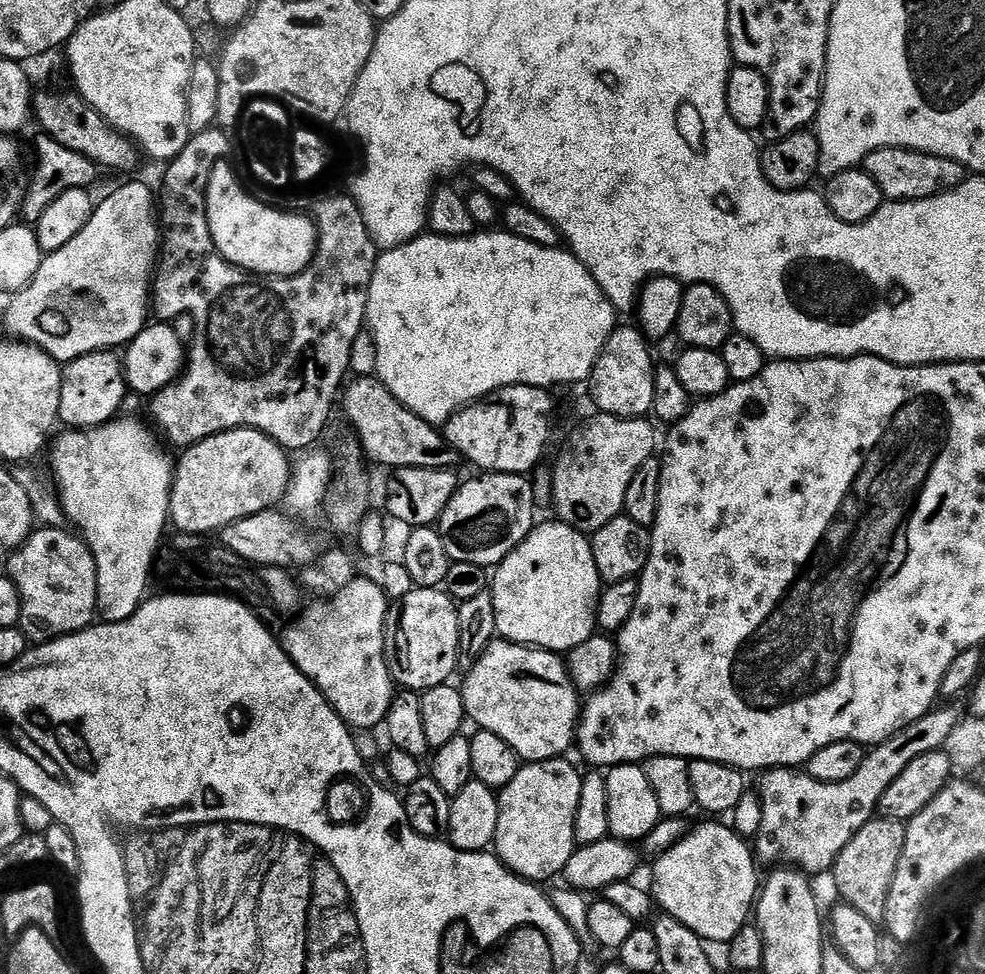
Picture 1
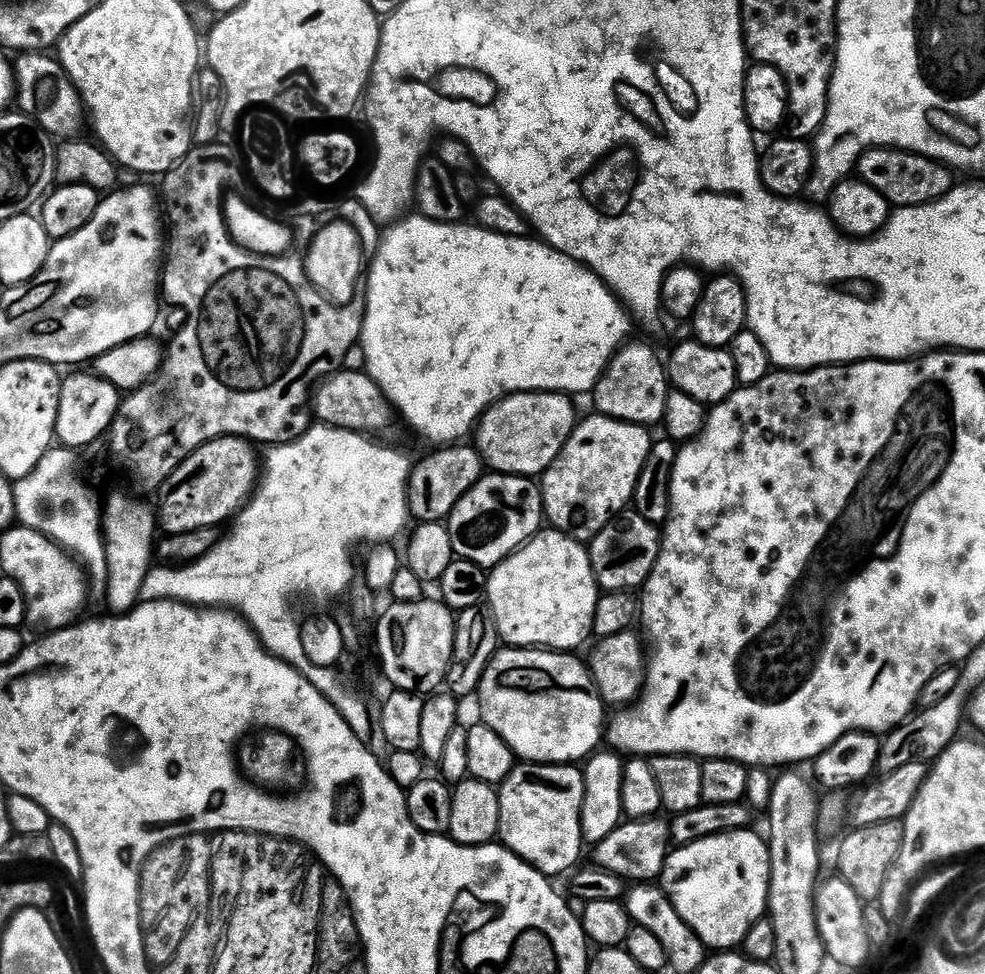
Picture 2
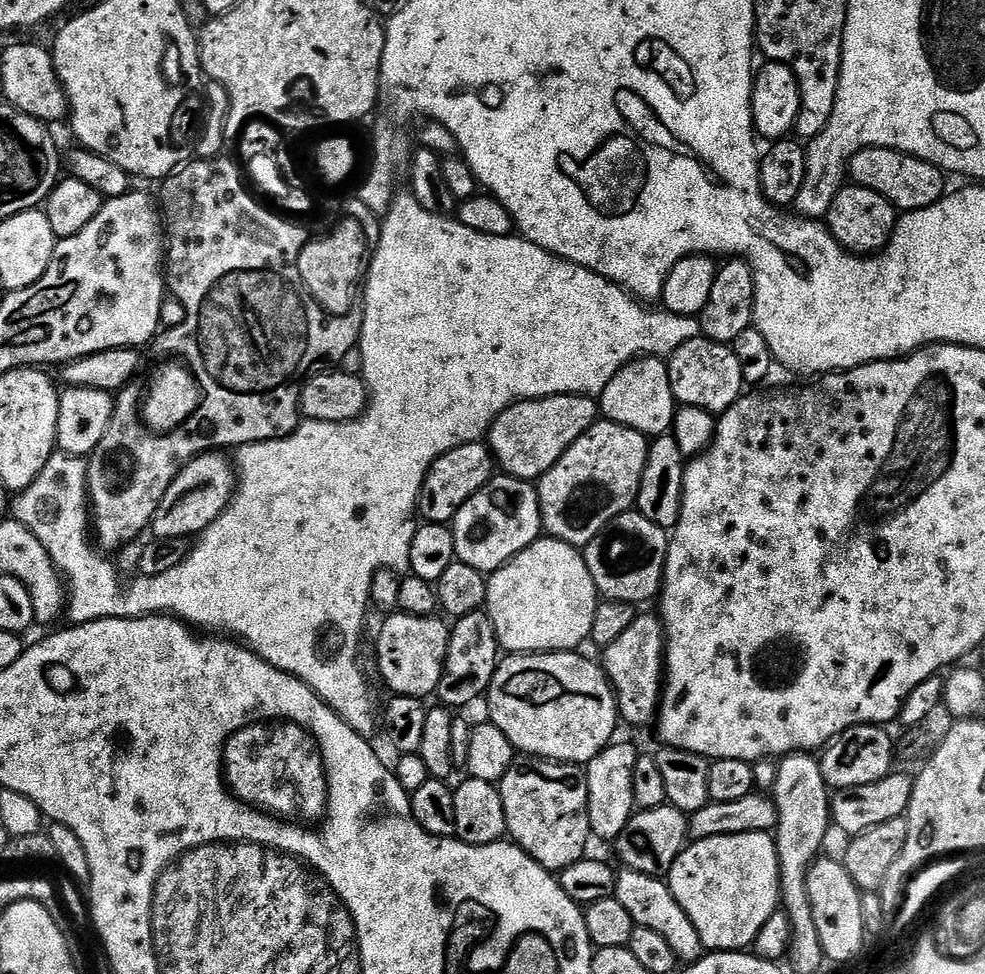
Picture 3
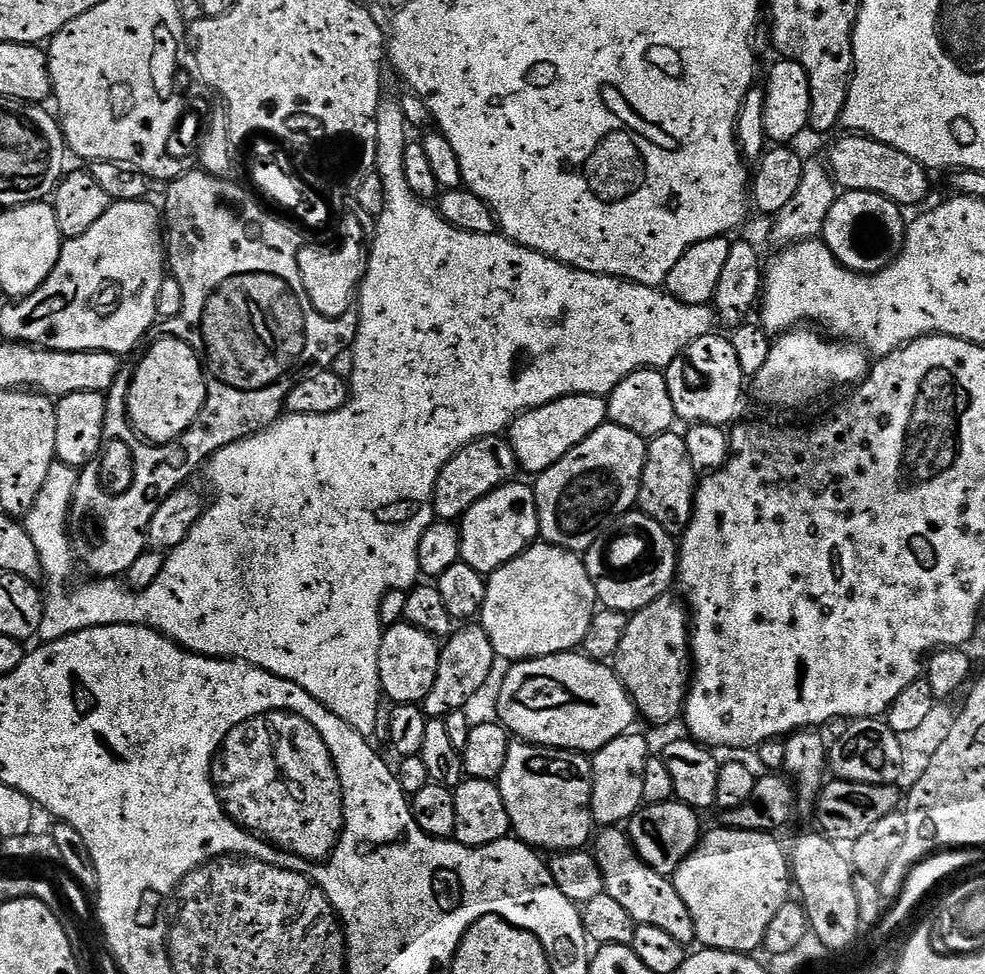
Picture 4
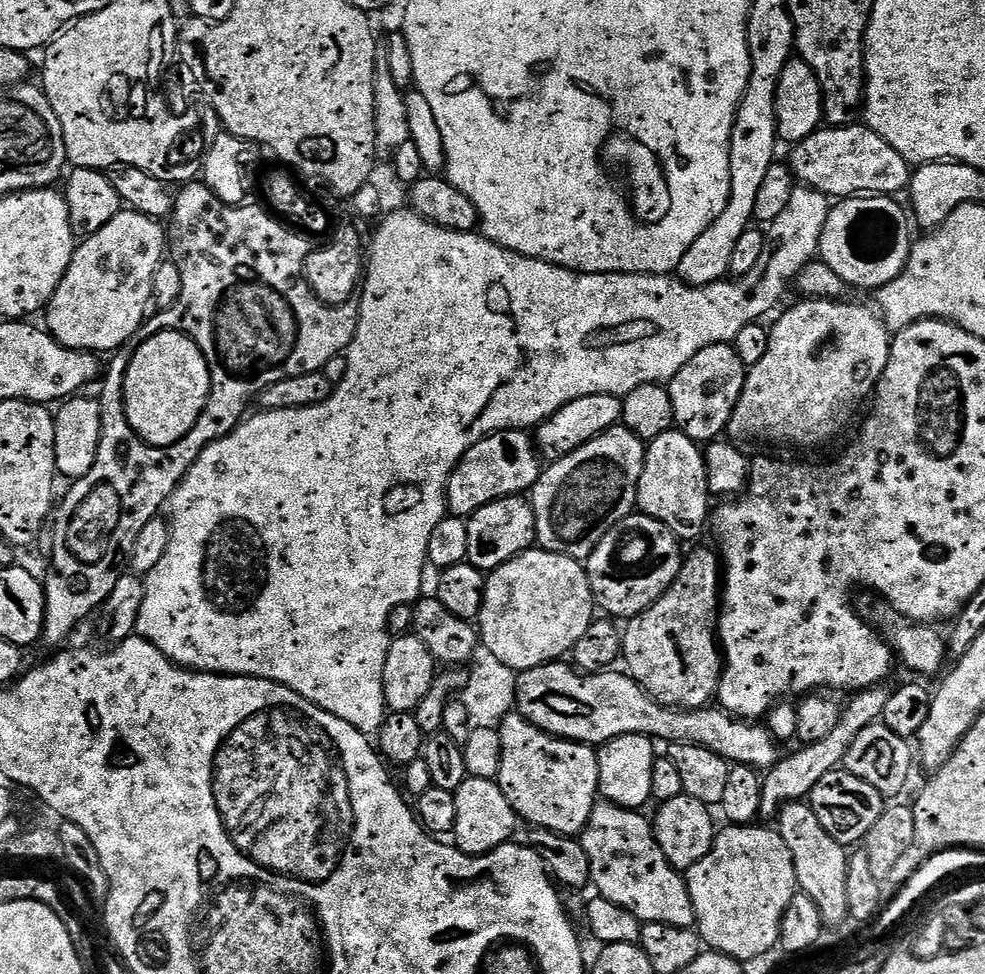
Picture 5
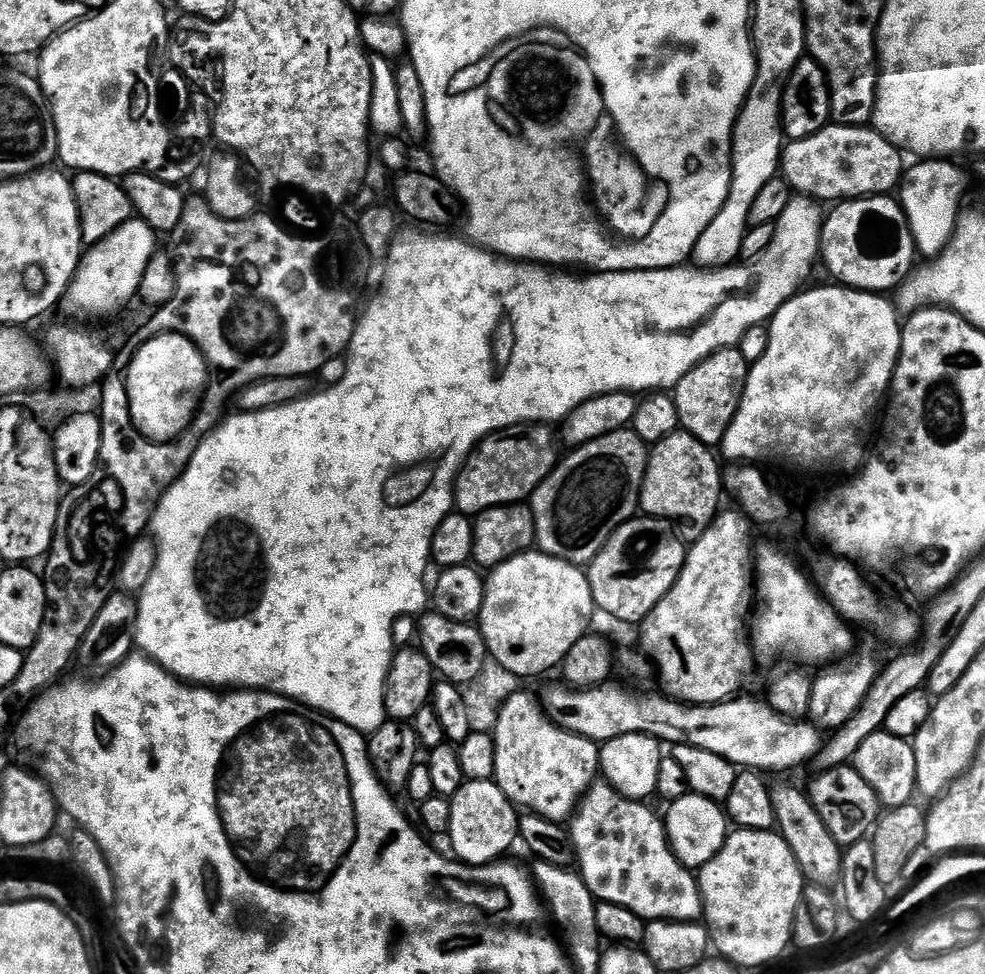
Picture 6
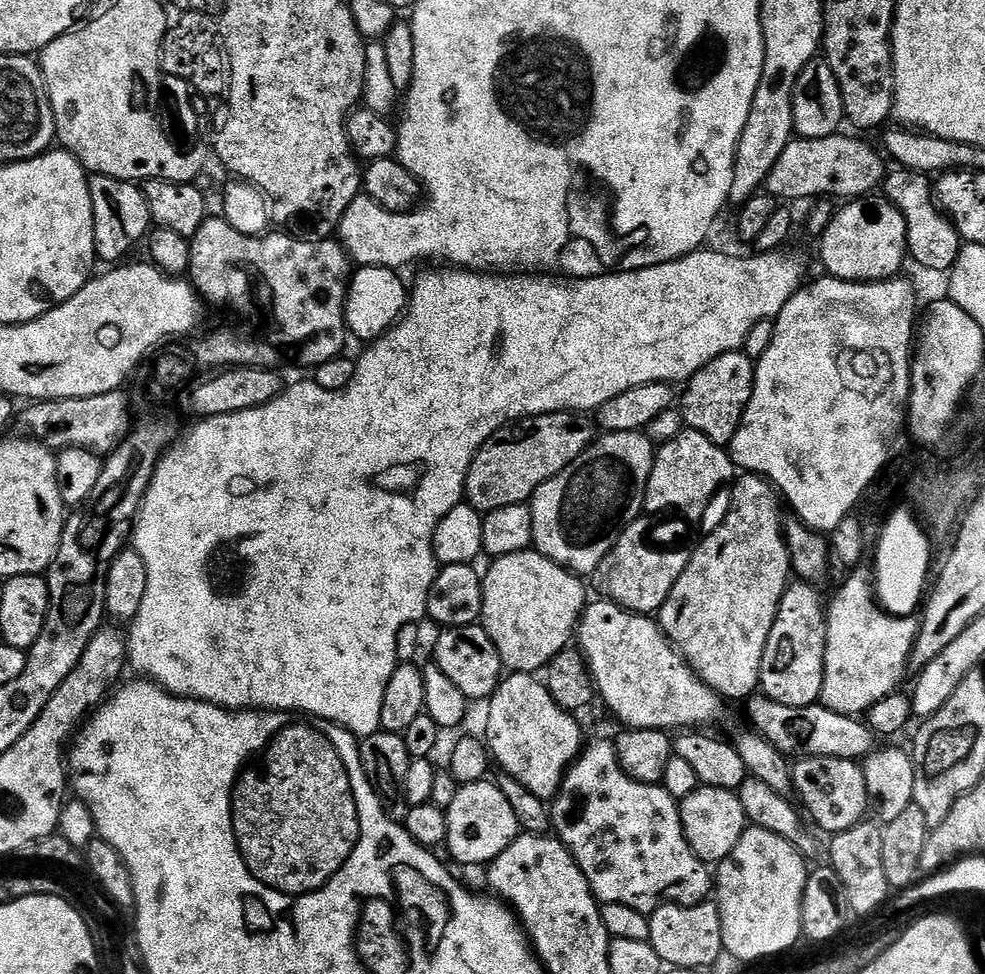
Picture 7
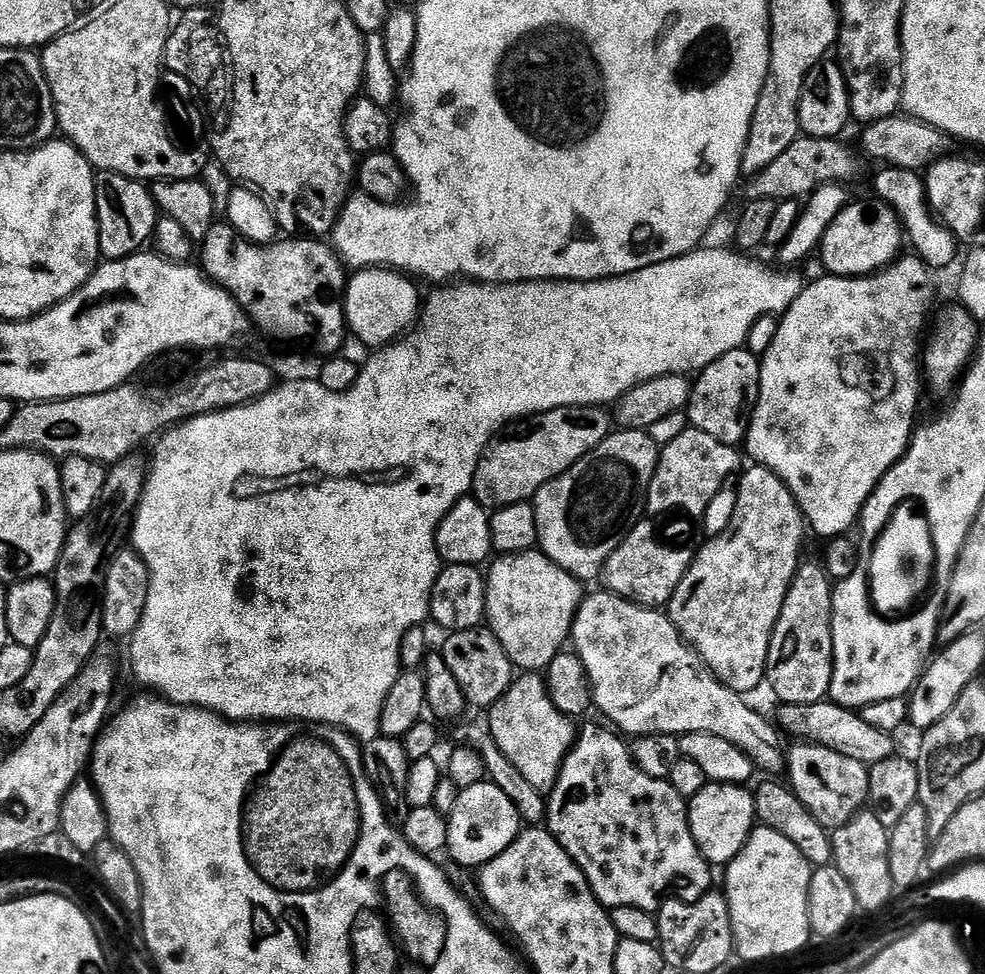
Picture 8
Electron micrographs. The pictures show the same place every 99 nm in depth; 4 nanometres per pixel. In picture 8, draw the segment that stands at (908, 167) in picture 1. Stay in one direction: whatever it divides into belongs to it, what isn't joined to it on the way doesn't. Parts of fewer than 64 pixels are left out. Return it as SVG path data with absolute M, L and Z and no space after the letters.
M801 135L789 148L782 150L770 166L761 172L755 173L748 184L748 196L766 200L794 200L807 198L819 188L820 185L835 182L847 182L860 172L861 157L855 151L851 152L839 139L816 140L812 136Z

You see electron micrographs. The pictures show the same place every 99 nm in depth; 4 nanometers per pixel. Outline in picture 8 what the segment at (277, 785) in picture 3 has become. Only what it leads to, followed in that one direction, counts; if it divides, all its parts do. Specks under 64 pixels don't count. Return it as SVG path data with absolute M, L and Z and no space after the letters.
M324 726L319 729L316 736L304 736L301 740L293 739L276 757L268 775L255 785L244 810L244 849L248 855L248 863L254 866L259 879L282 892L311 892L327 884L329 880L333 880L340 873L344 863L352 856L354 846L360 837L360 807L358 806L360 780L356 780L356 776L352 776L352 768L348 768L348 760L344 760L344 752L340 752L340 748L336 748L336 744L332 744L332 740L327 740L327 736L328 727Z

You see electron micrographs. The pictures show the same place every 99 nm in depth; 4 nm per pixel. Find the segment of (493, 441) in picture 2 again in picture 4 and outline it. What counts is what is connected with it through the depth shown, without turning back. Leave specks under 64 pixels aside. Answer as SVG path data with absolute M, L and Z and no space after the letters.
M594 394L563 396L546 406L532 408L516 417L506 429L506 439L516 455L517 465L531 474L539 474L554 466L578 442L590 438L608 420L608 401Z

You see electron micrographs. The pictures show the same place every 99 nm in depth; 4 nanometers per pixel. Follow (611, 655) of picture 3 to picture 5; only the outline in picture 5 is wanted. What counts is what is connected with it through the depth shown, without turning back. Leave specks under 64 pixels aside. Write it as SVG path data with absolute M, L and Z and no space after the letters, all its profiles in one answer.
M700 548L692 553L689 551L678 578L674 578L662 598L658 598L658 602L654 602L639 616L631 617L627 621L628 629L625 627L622 632L622 664L625 664L623 667L627 675L632 677L635 684L642 686L644 693L668 708L691 710L711 705L716 688L720 685L722 649L718 643L718 613L722 599L722 560L713 552L708 548Z

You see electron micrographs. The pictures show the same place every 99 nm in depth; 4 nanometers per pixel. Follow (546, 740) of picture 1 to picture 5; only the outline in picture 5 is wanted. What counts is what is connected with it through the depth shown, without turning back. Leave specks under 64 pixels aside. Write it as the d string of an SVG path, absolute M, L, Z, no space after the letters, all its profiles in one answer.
M568 662L531 668L519 673L515 711L535 728L578 744L603 746L619 736L640 734L674 744L697 744L726 761L749 764L757 770L770 769L780 759L778 741L767 727L731 716L719 706L691 710L668 708L644 693L631 676L616 671L585 674Z

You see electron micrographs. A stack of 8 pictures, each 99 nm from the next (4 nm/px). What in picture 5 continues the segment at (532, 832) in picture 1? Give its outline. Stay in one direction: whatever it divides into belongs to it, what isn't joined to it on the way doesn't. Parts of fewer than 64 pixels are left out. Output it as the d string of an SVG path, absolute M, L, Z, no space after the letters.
M513 710L498 729L502 738L502 770L498 783L517 817L532 828L579 837L600 796L600 757L590 744L578 744L535 728Z

